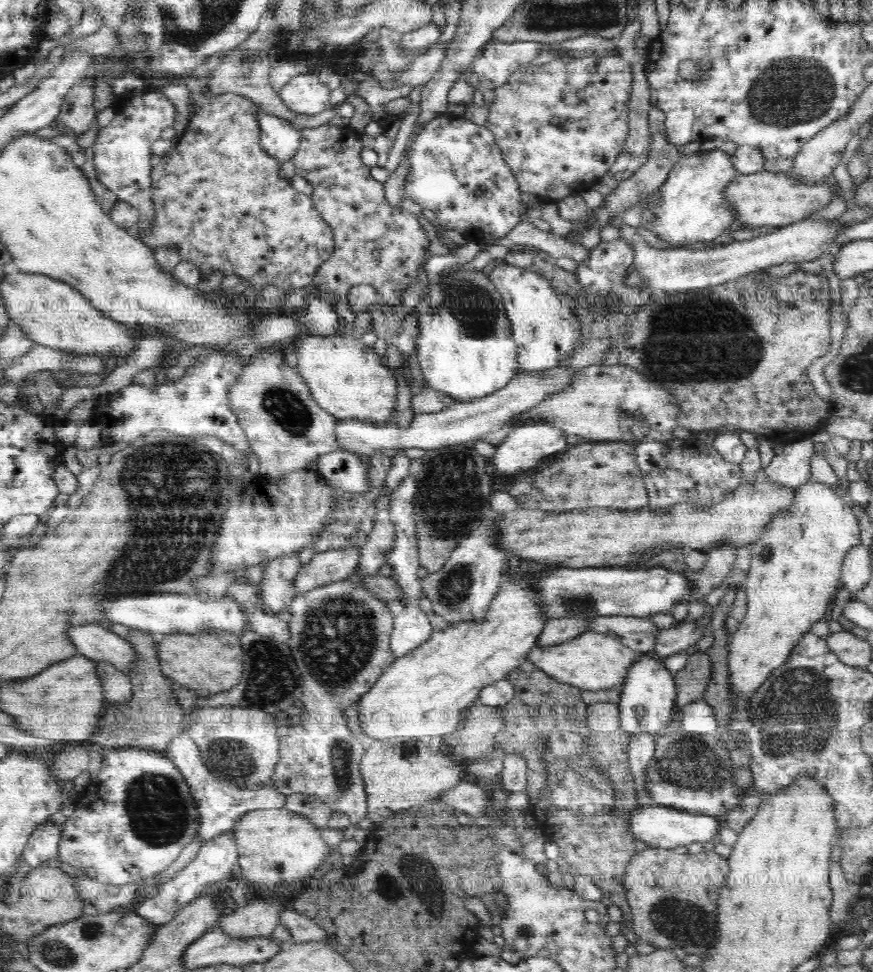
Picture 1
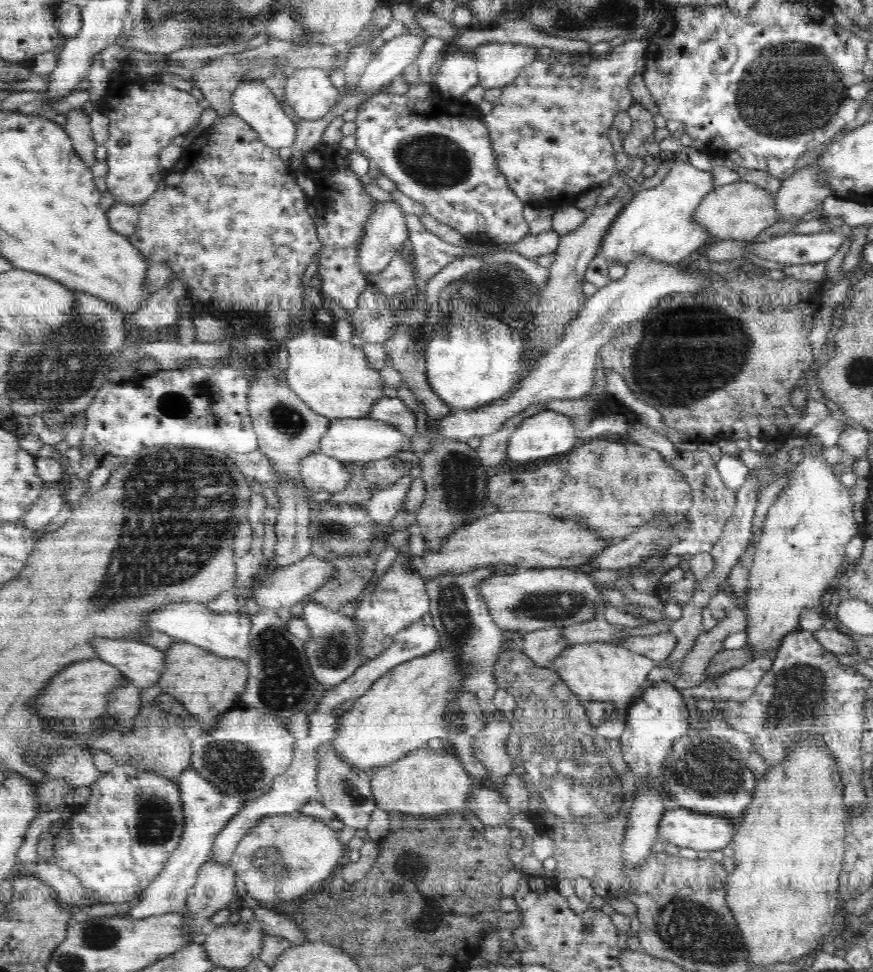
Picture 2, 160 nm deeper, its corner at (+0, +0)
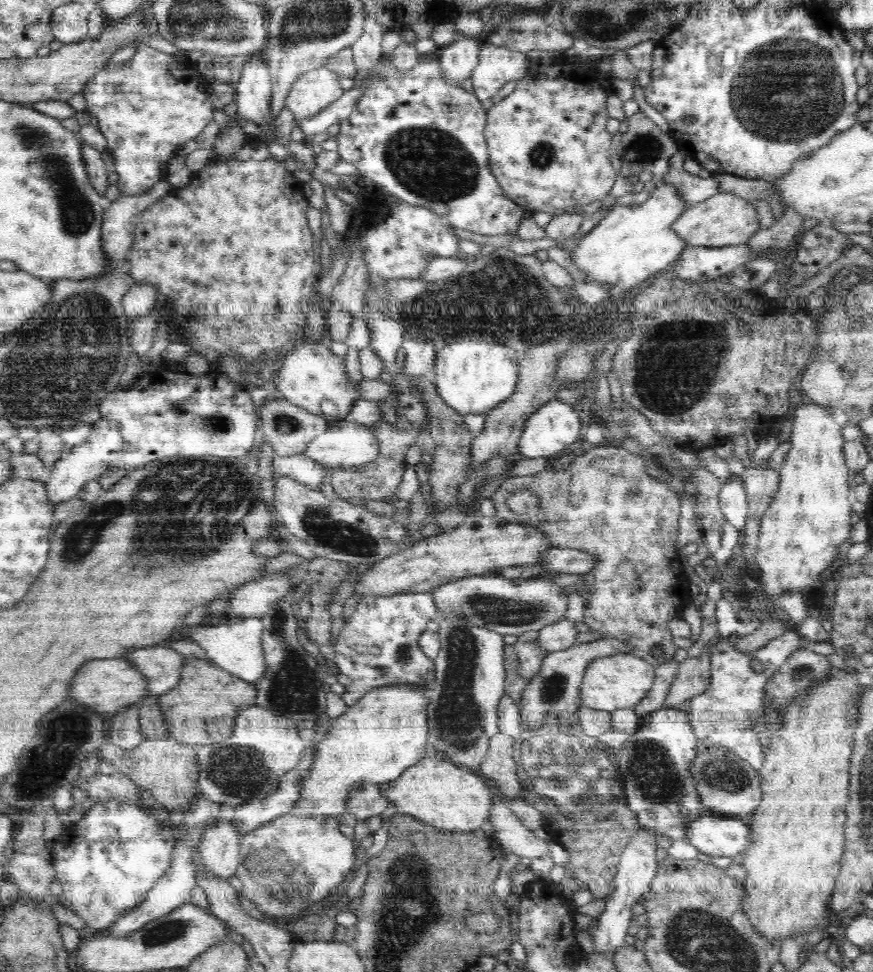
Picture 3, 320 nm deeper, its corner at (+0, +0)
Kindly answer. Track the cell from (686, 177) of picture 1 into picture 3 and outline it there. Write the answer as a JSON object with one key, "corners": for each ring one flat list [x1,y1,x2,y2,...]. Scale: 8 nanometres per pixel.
{"corners":[[658,184,654,192,634,199,628,206,616,205,598,224,580,239,576,247,568,252,574,266,586,274,589,283,608,284,611,288,621,288,627,292,637,290,649,282,666,267,674,265,686,248,686,241,673,231,673,222,687,209,674,185]]}

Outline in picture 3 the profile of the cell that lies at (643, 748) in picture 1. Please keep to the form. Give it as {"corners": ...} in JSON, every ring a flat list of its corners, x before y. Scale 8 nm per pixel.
{"corners":[[645,828,637,830,631,838,629,845,621,852,619,858,618,874,613,881,613,893,605,899,605,910,598,917,598,926,592,933,593,952,595,954,606,954,606,952,616,952,620,947,624,947,629,942,625,941,628,934,628,926,632,922,632,905,641,900,642,895,650,890,650,883,654,881,657,874,656,861,656,835,648,832]]}

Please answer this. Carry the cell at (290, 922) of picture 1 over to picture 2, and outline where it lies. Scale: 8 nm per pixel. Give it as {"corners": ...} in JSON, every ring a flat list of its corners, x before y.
{"corners":[[262,905,253,909,253,918,266,935,280,936,289,940,292,945,302,944,306,941,305,932,298,929,291,917,280,915,274,908]]}

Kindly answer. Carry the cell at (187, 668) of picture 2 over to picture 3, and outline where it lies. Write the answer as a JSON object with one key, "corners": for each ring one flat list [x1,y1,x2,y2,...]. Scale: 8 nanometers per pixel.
{"corners":[[186,658,178,686,166,694,156,696,166,719,167,735,176,743,196,747,198,744,226,741,231,738,232,726,235,726,238,713,255,705,255,685,228,673,208,659]]}

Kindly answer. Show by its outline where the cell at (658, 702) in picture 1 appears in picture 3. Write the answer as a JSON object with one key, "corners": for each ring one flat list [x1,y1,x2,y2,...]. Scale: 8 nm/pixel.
{"corners":[[658,708,640,722,637,732,623,744,618,754,618,772,624,784,628,808,636,814,639,826,652,834,662,834,673,841,686,841,686,824,698,816,711,814,698,799,694,777,690,775,690,762,701,748,693,732,688,715,680,708]]}

